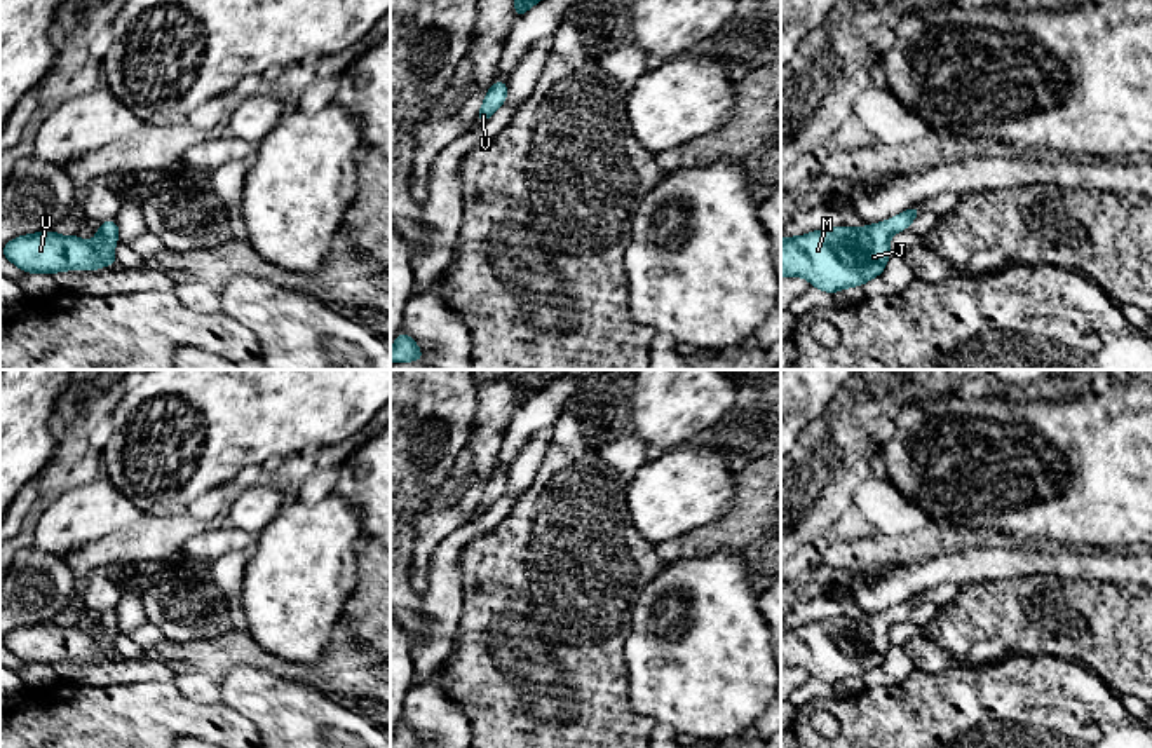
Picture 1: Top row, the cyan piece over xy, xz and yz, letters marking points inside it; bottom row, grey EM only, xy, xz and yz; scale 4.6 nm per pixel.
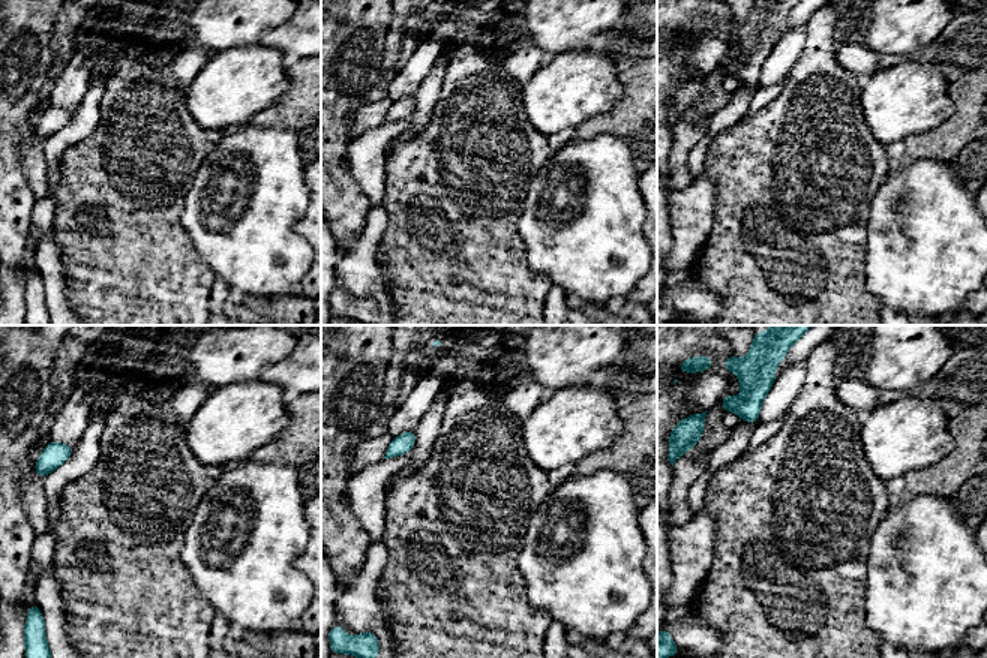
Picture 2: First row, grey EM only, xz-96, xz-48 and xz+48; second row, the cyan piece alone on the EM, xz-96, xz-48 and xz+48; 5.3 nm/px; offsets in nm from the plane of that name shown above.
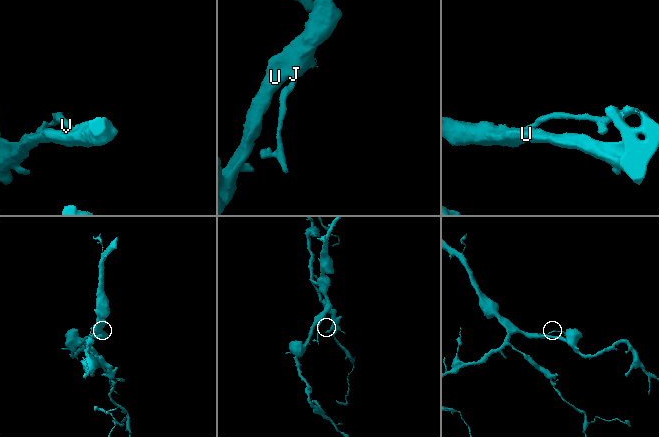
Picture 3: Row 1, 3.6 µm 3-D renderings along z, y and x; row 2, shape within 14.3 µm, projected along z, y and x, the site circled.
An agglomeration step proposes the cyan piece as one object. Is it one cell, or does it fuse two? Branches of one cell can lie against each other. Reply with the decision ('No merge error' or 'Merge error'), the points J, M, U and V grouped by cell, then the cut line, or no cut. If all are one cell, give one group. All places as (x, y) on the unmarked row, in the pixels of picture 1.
No merge error. Groups: J M U V. No split

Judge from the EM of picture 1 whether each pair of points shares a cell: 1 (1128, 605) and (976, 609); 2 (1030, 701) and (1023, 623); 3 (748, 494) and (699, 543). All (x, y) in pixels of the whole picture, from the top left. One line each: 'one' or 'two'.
1: one
2: two
3: one

